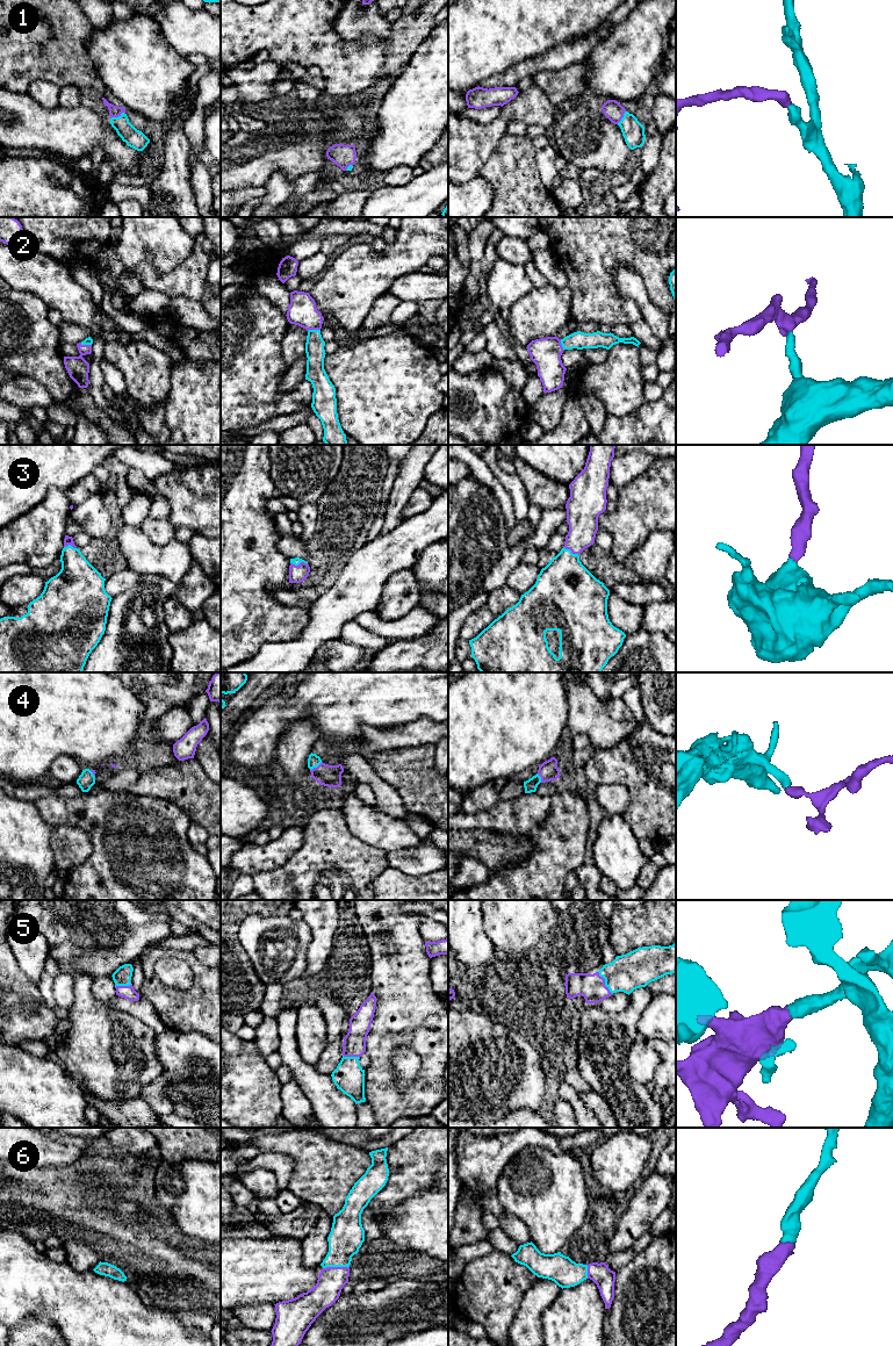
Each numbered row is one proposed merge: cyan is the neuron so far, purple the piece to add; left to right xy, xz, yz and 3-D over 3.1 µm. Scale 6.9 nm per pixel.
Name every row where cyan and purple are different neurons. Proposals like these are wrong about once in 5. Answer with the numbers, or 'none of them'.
none of them

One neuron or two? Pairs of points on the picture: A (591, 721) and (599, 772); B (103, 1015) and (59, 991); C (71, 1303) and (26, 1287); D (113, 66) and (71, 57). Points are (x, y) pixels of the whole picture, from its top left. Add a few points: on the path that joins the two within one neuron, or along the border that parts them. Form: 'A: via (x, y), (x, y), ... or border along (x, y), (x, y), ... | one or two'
A: border along (623, 739), (610, 748), (597, 748) | two
B: border along (71, 974), (74, 1002), (67, 1009) | two
C: via (59, 1294), (52, 1289), (37, 1287) | one
D: border along (91, 34), (87, 41), (87, 54), (99, 77) | two

